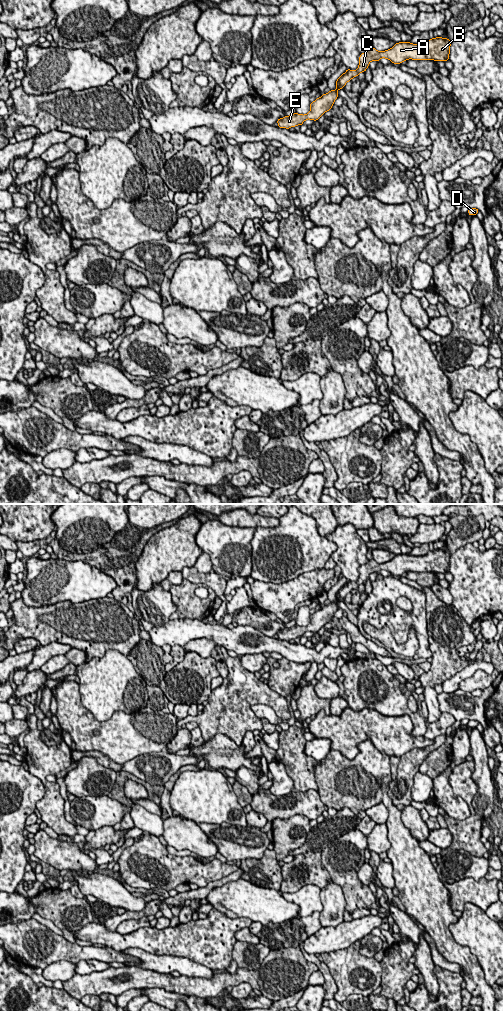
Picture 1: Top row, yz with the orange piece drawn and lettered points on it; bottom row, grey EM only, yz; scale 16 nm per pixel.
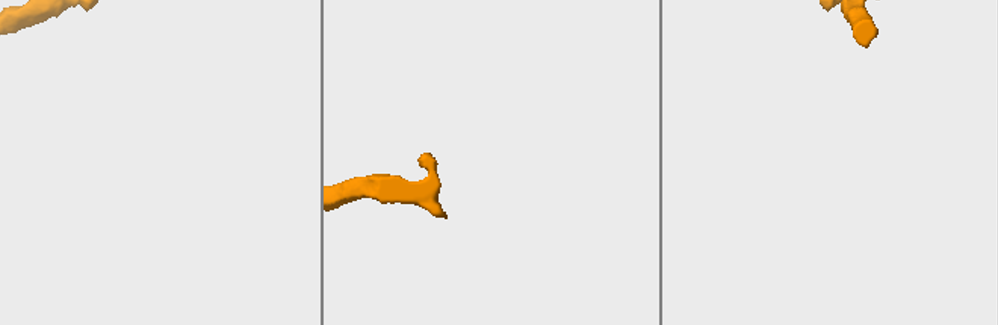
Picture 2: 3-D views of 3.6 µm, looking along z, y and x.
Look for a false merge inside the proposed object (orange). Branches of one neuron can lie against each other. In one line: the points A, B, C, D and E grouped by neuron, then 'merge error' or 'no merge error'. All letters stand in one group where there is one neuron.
groups A B C D E; no merge error

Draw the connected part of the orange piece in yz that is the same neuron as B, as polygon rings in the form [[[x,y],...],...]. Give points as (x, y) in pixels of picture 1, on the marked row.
[[[440,37],[429,39],[424,44],[413,44],[410,42],[399,42],[386,50],[377,51],[374,47],[369,48],[366,52],[359,56],[359,66],[356,70],[347,69],[336,80],[336,89],[330,90],[328,93],[323,94],[314,102],[310,103],[310,111],[308,114],[302,115],[294,113],[290,116],[285,116],[277,120],[279,128],[289,129],[302,125],[307,119],[317,121],[326,111],[331,110],[334,101],[339,96],[337,91],[345,87],[348,81],[357,77],[360,73],[365,72],[369,67],[371,61],[380,61],[381,58],[390,60],[394,65],[401,64],[408,59],[412,60],[434,60],[434,61],[447,61],[449,60],[451,42],[448,39]]]

